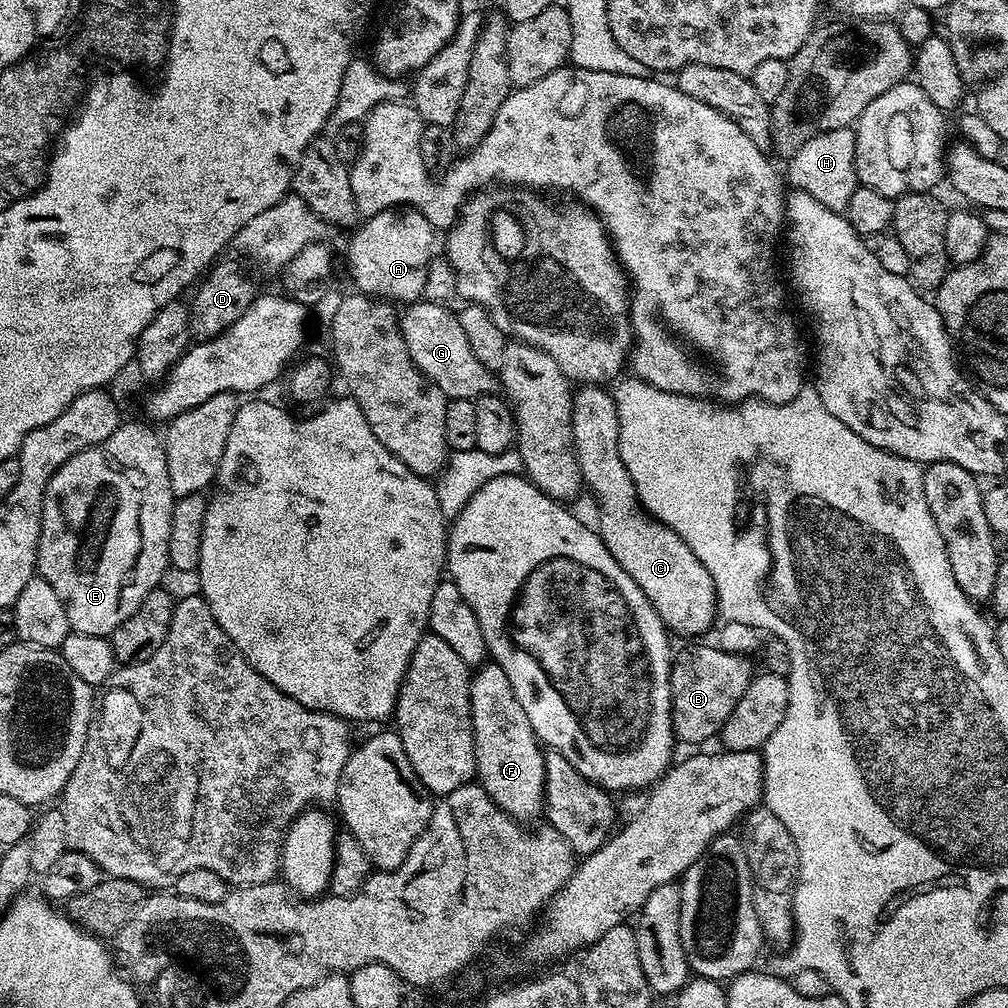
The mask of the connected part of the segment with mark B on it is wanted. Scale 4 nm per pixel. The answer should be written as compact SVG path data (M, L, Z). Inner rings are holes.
M692 642L689 648L675 653L670 670L670 698L672 699L672 731L675 739L684 744L700 744L719 737L726 718L730 718L738 698L746 694L754 669L746 656L723 652L715 643Z

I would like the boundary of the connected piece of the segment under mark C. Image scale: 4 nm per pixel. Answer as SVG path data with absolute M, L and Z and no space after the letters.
M586 384L577 387L572 394L572 445L578 458L578 470L582 474L587 491L592 491L596 504L600 507L600 541L610 550L610 554L620 563L622 570L634 578L642 594L654 606L660 616L660 621L669 633L688 638L700 638L703 632L708 632L718 620L716 606L716 587L714 578L710 578L710 570L698 562L698 558L682 542L682 538L674 530L644 511L640 500L636 497L636 487L630 478L630 470L626 470L626 462L622 462L620 453L620 423L618 410L613 393L603 392L603 387Z

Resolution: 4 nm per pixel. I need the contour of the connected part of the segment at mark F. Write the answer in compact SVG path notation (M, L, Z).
M485 662L471 673L470 706L472 707L472 733L476 747L475 779L481 788L486 790L489 798L499 806L505 814L514 820L529 822L541 819L544 810L544 753L534 730L530 726L530 718L526 718L526 710L518 703L514 694L514 686L510 686L510 678L506 678L506 670L495 662Z

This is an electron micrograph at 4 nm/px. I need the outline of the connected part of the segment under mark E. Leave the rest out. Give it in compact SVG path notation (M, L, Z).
M121 423L120 428L114 430L114 434L110 434L110 438L106 438L106 442L98 442L98 446L90 446L86 450L74 454L74 458L67 460L52 475L46 486L46 498L42 510L42 526L36 551L36 572L46 582L50 582L50 586L54 586L58 598L62 598L62 602L66 606L66 618L71 631L111 637L114 629L122 626L122 622L126 622L126 618L130 618L130 614L134 614L134 610L138 610L138 606L142 606L142 598L146 598L146 594L150 594L150 590L160 587L162 574L170 567L168 543L170 542L170 518L172 517L173 503L170 474L166 470L164 441L159 431L155 432L154 429L147 428L144 424Z

